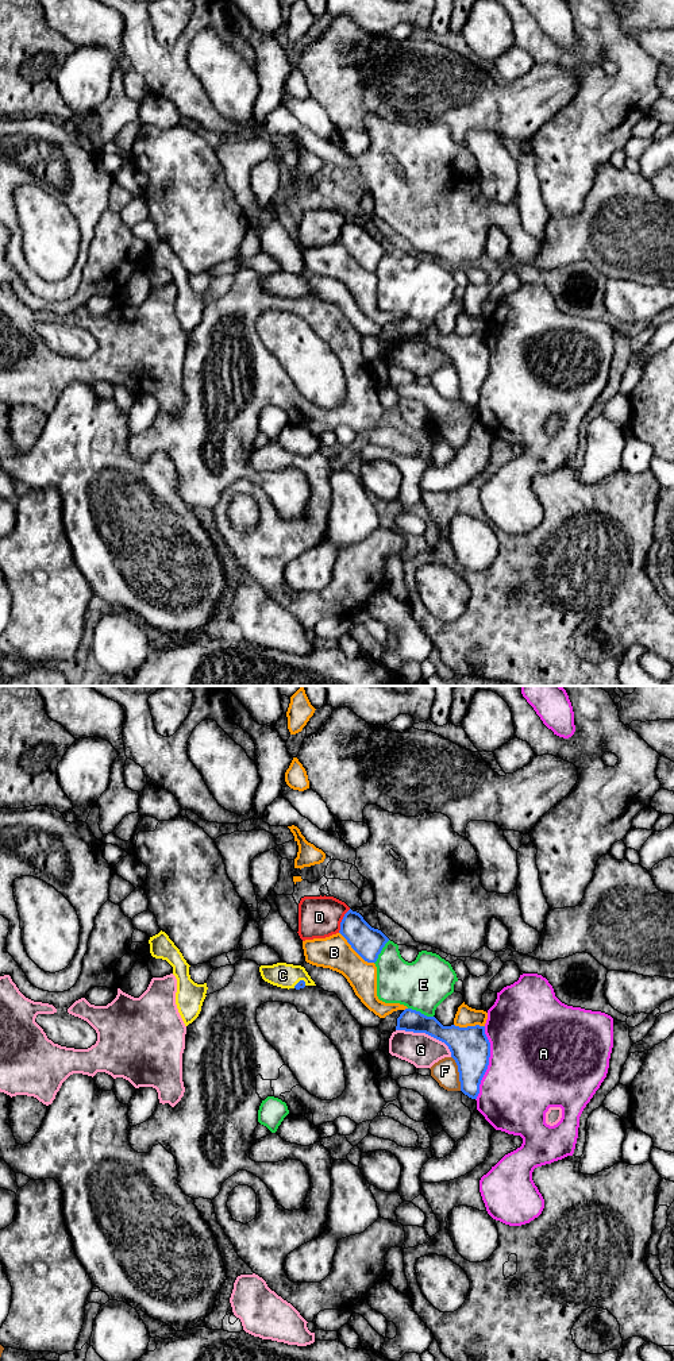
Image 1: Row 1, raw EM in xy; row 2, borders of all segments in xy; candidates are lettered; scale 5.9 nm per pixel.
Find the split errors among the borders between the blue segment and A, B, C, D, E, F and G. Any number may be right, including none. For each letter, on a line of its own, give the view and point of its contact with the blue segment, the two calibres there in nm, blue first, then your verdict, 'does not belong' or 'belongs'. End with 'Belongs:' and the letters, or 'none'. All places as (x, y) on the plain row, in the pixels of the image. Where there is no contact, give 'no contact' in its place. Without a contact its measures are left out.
A: xy (488, 371) | 240/500 nm | does not belong
B: xy (355, 259) | 180/200 nm | does not belong
C: xy (299, 290) | 50/150 nm | belongs
D: xy (342, 230) | 180/260 nm | does not belong
E: xy (419, 320) | 130/300 nm | does not belong
F: xy (459, 382) | 240/150 nm | does not belong
G: xy (427, 342) | 200/200 nm | does not belong
Belongs: C

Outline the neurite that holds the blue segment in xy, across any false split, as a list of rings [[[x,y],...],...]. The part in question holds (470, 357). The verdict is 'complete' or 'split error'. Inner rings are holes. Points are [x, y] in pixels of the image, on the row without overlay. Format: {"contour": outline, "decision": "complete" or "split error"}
{"contour": [[[405,317],[397,327],[396,339],[425,342],[444,351],[458,374],[461,400],[477,408],[490,366],[490,351],[485,343],[485,335],[443,335],[435,325]]], "decision": "complete"}

